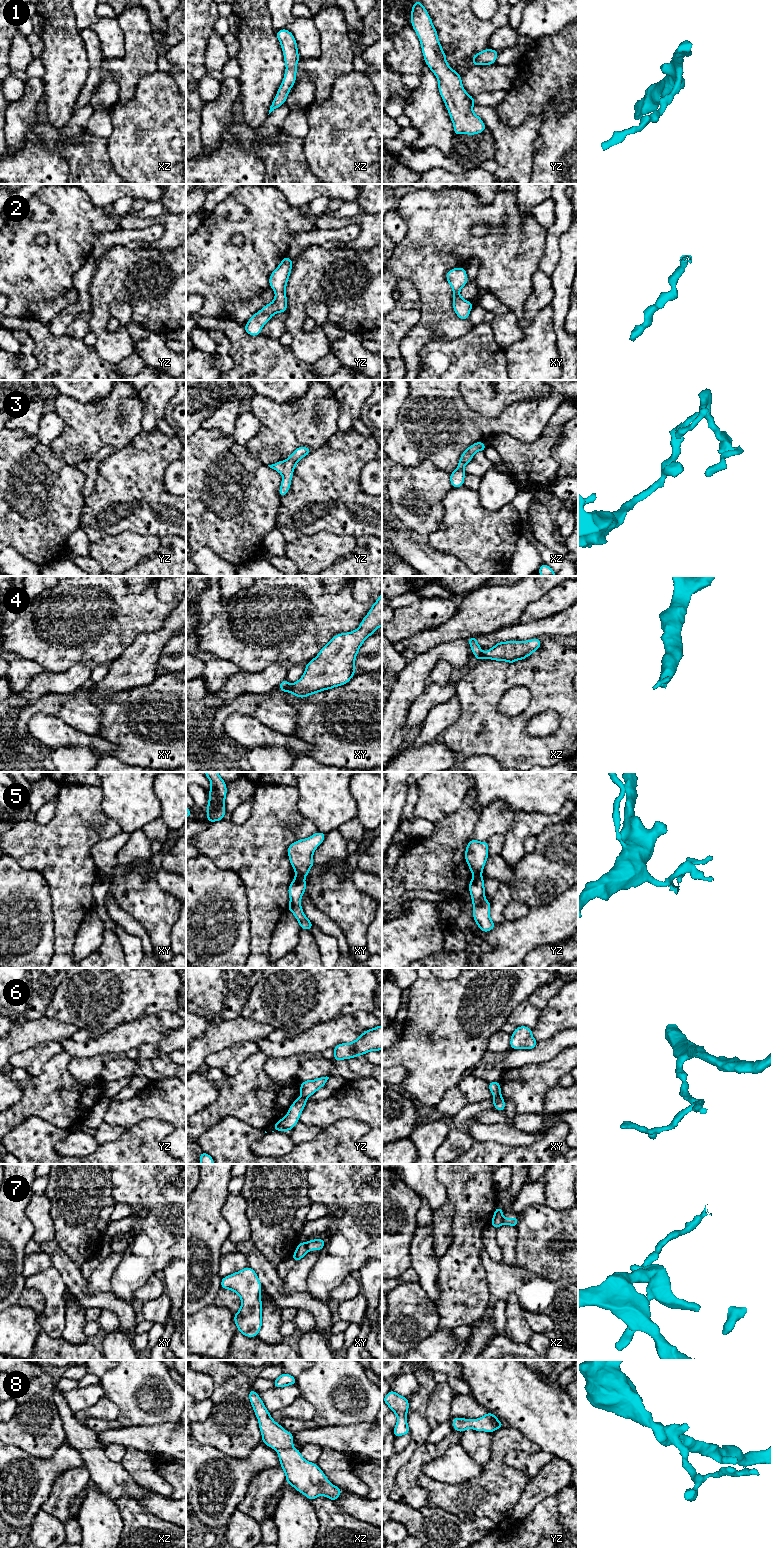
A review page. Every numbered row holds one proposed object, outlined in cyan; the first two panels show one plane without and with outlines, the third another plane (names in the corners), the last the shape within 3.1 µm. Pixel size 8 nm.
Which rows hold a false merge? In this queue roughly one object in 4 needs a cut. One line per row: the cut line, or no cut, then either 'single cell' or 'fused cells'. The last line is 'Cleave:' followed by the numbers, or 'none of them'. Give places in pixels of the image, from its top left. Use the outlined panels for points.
1: cut none; single cell
2: cut none; single cell
3: cut none; single cell
4: cut xy (290, 685), (285, 690); fused cells
5: cut xy (296, 873), (303, 877); fused cells
6: cut xy (500, 1095), (494, 1098); fused cells
7: cut xy (305, 1243), (309, 1251); fused cells
8: cut none; single cell
Cleave: 4, 5, 6, 7

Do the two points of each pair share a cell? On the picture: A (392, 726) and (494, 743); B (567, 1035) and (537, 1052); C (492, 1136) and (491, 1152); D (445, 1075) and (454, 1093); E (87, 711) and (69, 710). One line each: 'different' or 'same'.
A: different
B: same
C: different
D: different
E: same

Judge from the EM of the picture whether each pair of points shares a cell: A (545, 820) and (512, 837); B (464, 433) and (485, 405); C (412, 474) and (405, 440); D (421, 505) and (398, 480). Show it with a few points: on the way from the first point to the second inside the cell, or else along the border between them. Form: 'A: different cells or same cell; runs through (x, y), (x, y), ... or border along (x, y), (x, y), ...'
A: same cell; runs through (537, 822), (526, 824), (520, 830)
B: different cells; border along (462, 396), (483, 415), (497, 417), (501, 413)
C: different cells; border along (433, 463), (421, 460), (414, 465), (395, 464)
D: same cell; runs through (417, 499), (404, 486)

